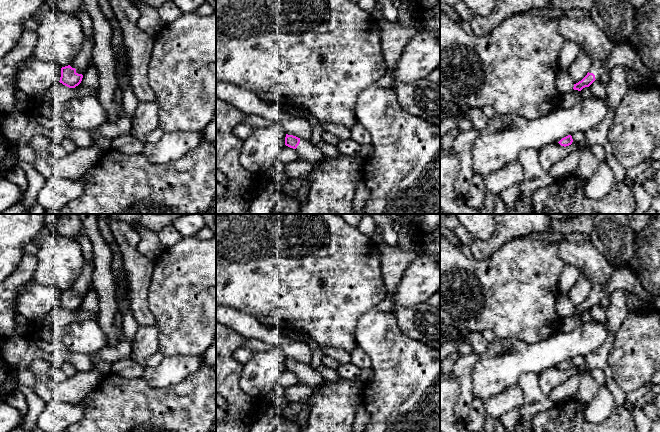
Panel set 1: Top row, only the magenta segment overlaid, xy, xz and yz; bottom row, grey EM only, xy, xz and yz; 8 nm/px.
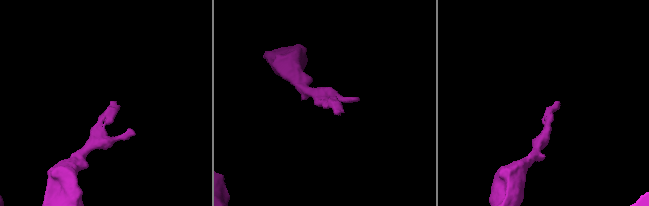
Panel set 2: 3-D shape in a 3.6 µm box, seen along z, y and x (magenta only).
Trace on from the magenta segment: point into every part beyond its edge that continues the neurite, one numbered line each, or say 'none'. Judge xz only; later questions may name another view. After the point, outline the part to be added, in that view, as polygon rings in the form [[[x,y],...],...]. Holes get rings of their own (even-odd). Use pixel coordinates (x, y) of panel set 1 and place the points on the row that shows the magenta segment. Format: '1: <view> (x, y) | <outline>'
1: xz (307, 151) | [[[300,139],[300,143],[296,148],[298,160],[308,162],[314,168],[322,162],[324,155],[310,140]]]

